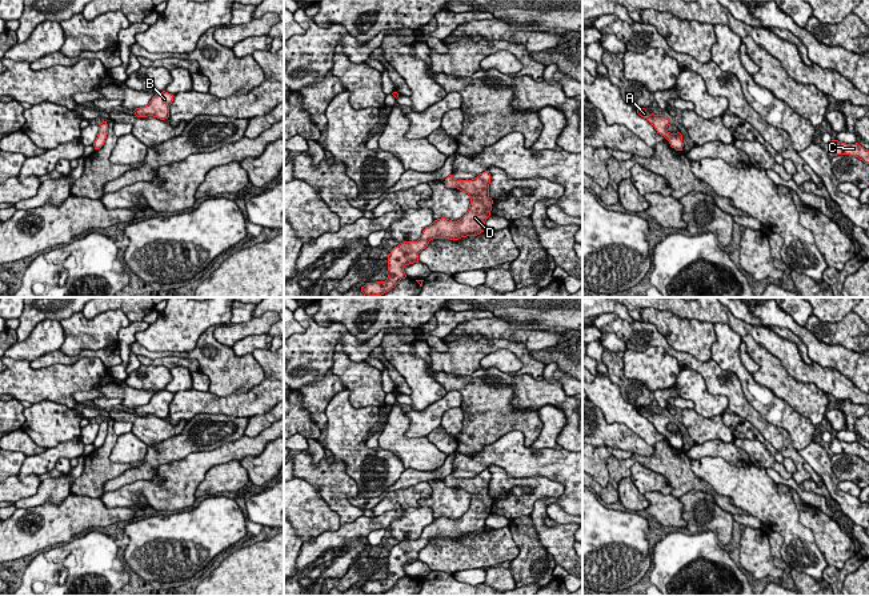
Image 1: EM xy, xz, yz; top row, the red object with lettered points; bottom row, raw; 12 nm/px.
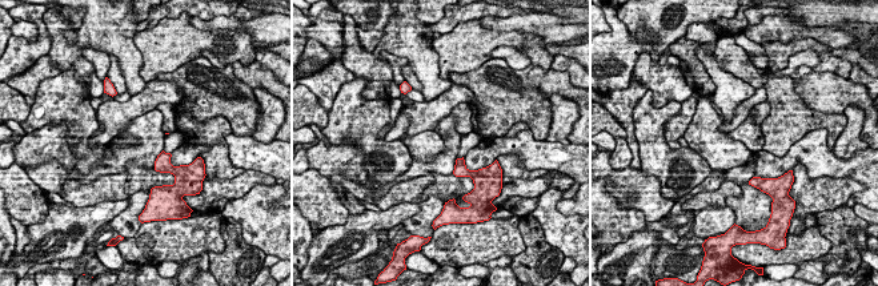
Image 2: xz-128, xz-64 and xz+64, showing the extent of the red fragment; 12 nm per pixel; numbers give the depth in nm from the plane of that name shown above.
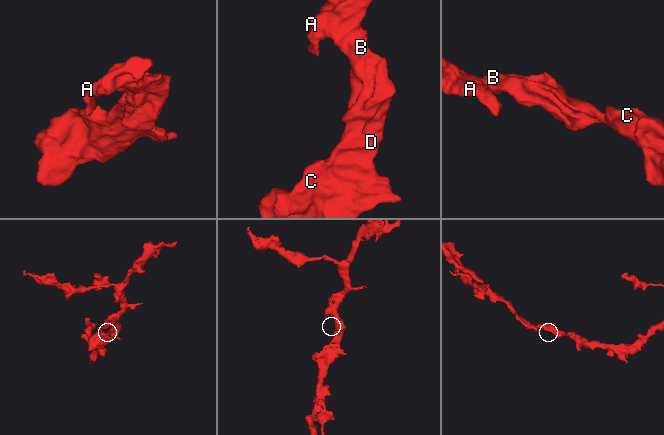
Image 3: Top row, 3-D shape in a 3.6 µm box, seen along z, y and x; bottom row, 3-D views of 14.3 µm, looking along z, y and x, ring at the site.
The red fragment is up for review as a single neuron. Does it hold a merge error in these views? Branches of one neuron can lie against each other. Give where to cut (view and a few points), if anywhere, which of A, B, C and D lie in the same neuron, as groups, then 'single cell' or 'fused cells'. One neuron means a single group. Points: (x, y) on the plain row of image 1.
no cut; A B C D; single cell

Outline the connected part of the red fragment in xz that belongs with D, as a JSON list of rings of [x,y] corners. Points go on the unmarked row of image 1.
[[[485,469],[472,479],[457,479],[453,473],[445,477],[446,487],[457,487],[470,496],[468,511],[457,520],[441,516],[427,525],[417,540],[403,540],[388,553],[388,569],[385,580],[367,581],[361,585],[365,596],[381,595],[405,577],[404,565],[419,561],[419,552],[433,537],[458,539],[466,535],[477,535],[485,529],[485,520],[490,515],[493,499],[489,496],[490,472]]]

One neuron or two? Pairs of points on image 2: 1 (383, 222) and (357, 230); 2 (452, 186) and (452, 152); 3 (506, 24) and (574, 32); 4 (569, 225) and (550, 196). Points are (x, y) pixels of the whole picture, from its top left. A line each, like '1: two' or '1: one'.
1: one
2: two
3: one
4: one

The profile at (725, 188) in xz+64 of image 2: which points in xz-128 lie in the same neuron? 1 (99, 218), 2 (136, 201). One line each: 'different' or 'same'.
1: different
2: different

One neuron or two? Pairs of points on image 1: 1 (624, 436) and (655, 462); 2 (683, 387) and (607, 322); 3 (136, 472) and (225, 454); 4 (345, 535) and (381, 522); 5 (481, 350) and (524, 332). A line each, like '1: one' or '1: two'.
1: two
2: two
3: two
4: one
5: two

